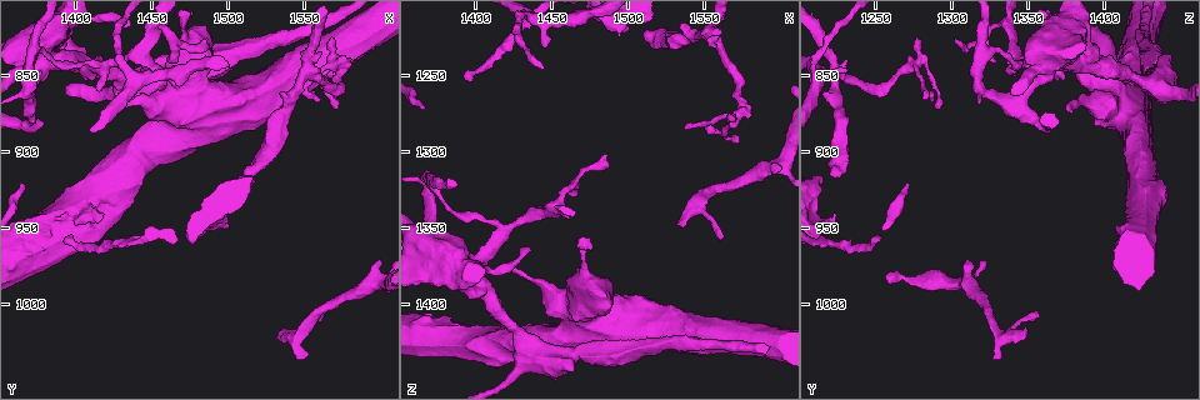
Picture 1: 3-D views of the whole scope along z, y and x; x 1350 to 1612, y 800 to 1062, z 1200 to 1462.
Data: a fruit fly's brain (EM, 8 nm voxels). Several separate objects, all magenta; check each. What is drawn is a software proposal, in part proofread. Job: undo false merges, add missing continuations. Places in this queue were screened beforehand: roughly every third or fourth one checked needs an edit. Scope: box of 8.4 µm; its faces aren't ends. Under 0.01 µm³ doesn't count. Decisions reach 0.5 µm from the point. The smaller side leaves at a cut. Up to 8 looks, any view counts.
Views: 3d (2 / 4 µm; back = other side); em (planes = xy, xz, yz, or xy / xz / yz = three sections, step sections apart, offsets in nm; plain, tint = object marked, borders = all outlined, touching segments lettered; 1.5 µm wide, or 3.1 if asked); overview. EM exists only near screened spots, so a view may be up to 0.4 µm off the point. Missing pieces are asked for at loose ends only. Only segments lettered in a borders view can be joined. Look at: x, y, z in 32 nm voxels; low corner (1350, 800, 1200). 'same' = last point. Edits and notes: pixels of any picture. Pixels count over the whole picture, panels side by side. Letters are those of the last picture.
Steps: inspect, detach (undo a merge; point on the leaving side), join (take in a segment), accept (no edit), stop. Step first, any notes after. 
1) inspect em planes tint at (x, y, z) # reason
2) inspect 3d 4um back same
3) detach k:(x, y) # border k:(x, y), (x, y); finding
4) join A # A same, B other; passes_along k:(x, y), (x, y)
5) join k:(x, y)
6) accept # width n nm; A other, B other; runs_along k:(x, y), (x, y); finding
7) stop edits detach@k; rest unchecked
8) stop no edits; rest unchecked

inspect em planes borders at (1554, 846, 1224)

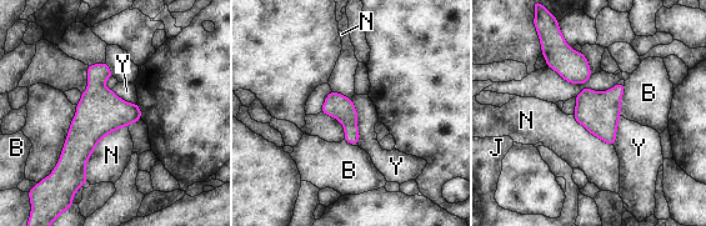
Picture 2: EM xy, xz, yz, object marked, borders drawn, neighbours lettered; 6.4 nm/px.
accept # B other, J other, N other, Y other; border 2:(128, 125), (95, 146), (88, 180); continuous, no second neuron

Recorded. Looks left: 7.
inspect em planes tint at (1566, 844, 1276) # sharp bend

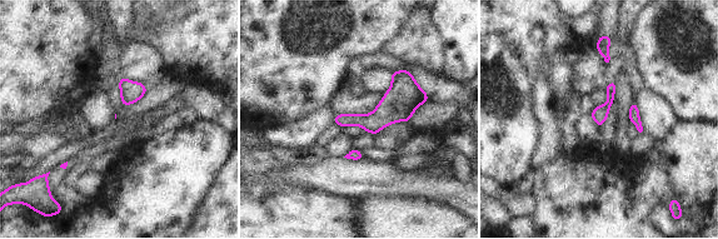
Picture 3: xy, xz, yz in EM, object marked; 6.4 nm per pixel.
inspect em planes borders same # what lies round it

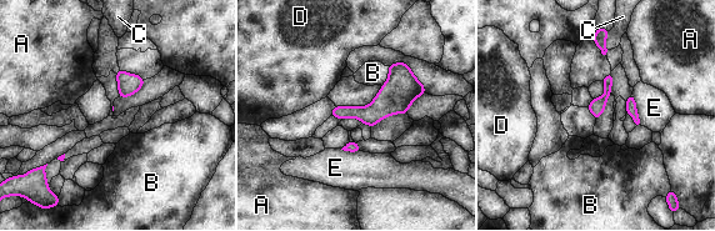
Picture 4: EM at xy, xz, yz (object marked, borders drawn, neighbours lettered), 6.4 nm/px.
accept # longest_contact E 220 nm; A other, B other, C other, D other, E other; continuous, no second neuron

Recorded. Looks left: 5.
inspect 3d 2um at (1414, 844, 1352) # arms part here

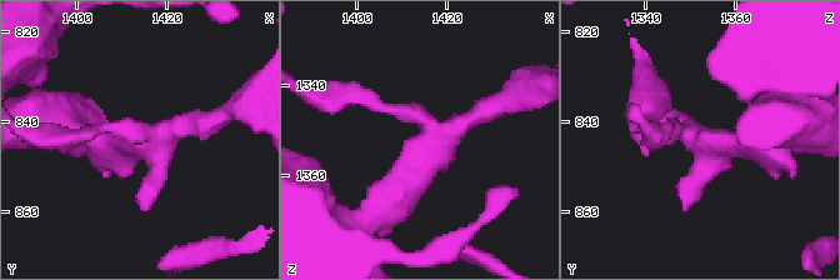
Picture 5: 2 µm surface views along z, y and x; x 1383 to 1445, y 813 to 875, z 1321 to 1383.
inspect em planes tint at (1415, 844, 1354)

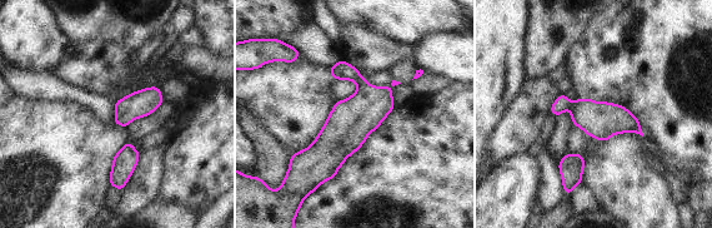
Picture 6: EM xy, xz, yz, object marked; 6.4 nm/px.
inspect em planes borders same # see the neighbours

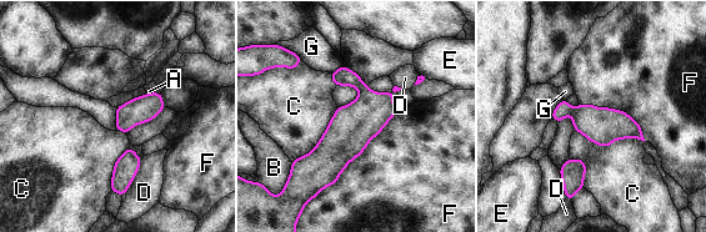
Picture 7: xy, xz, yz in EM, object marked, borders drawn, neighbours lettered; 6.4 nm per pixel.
detach 7:(343, 76) # A other, B other, C other, D other, E other, F other, G other; border 7:(366, 86), (360, 90); two neurons meet here

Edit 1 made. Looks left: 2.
stop edits detach@7; rest unchecked

